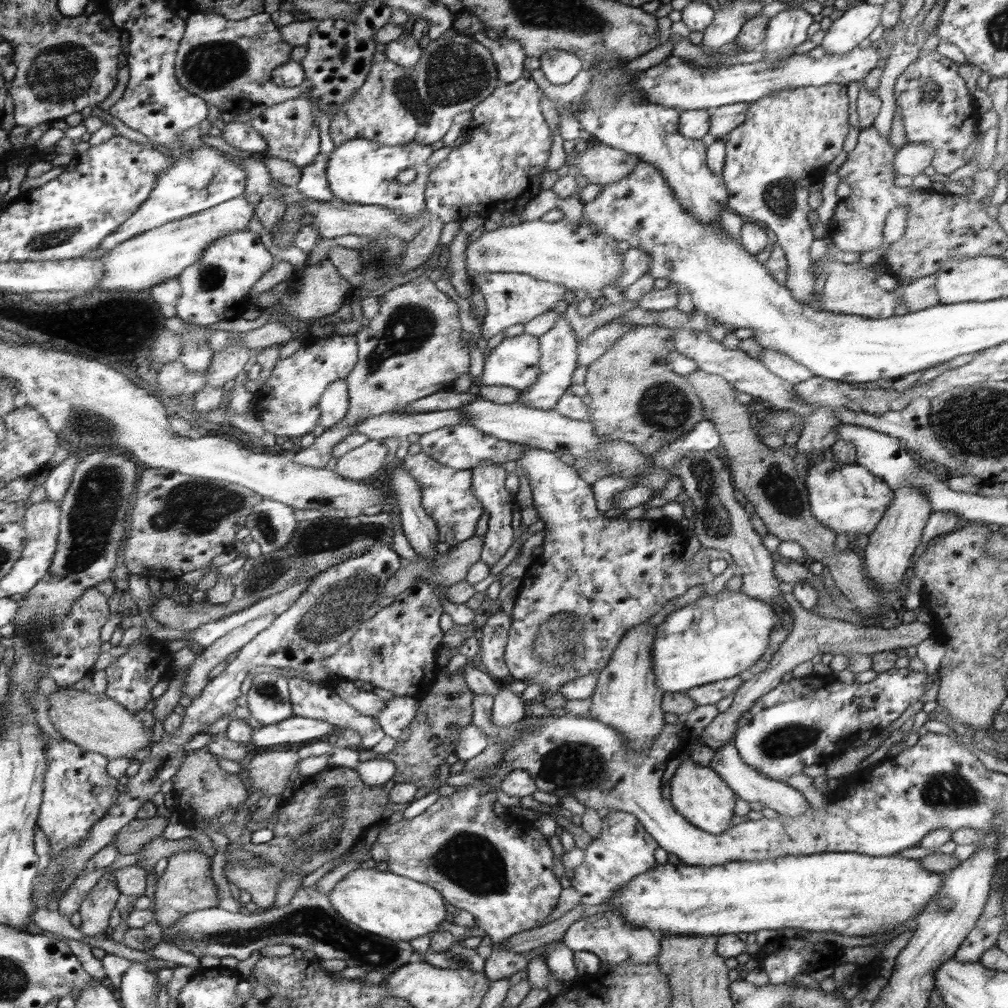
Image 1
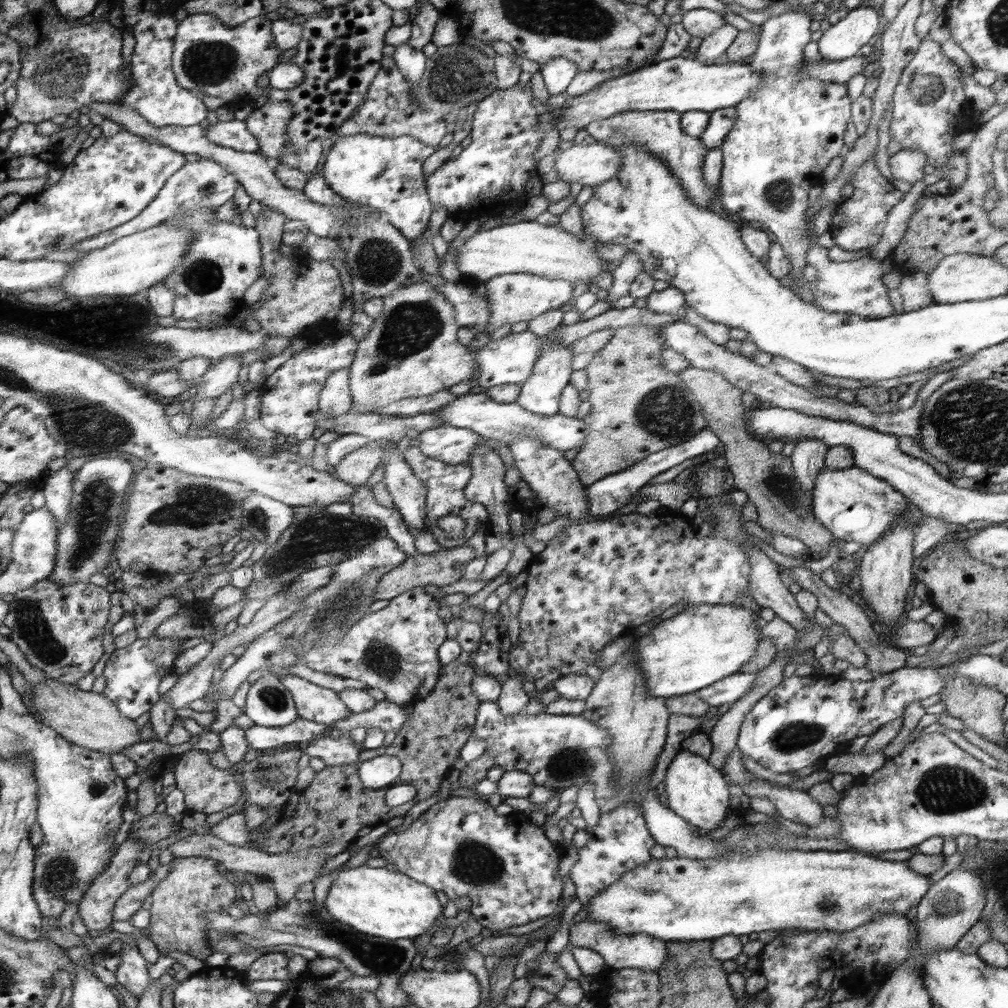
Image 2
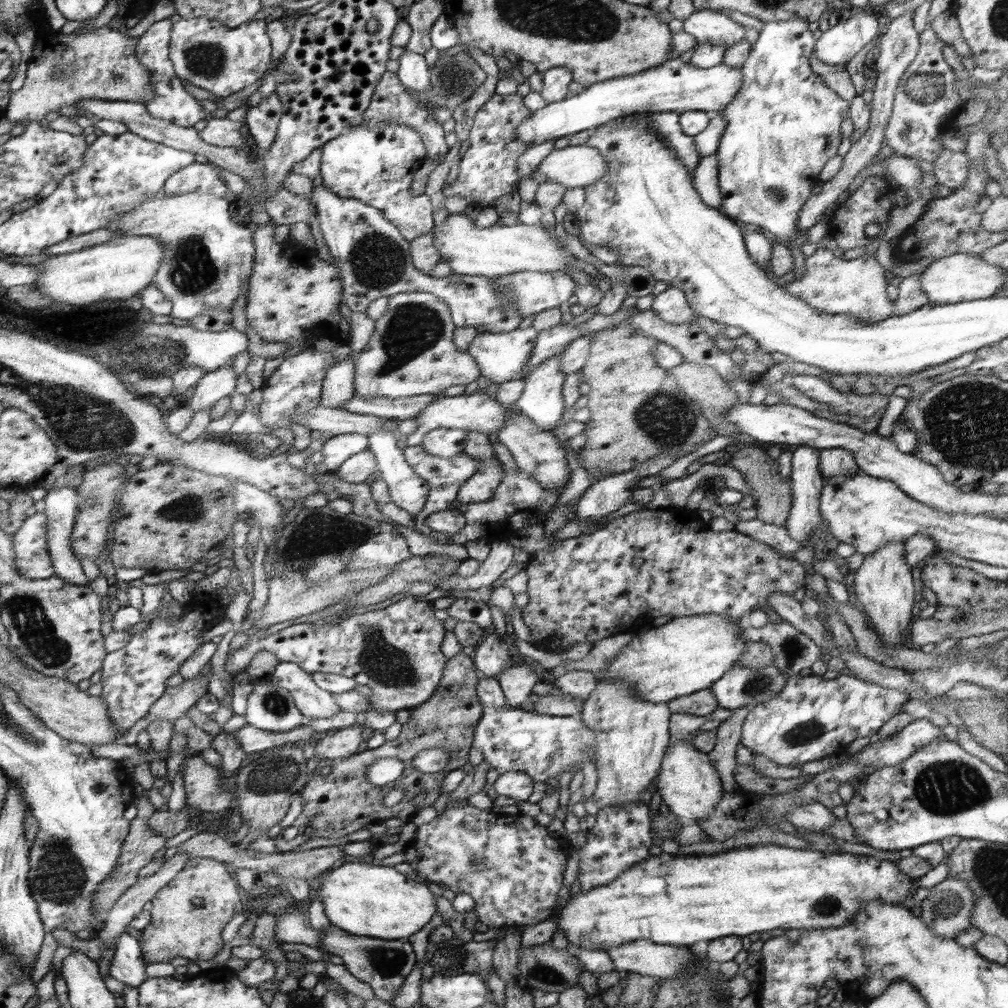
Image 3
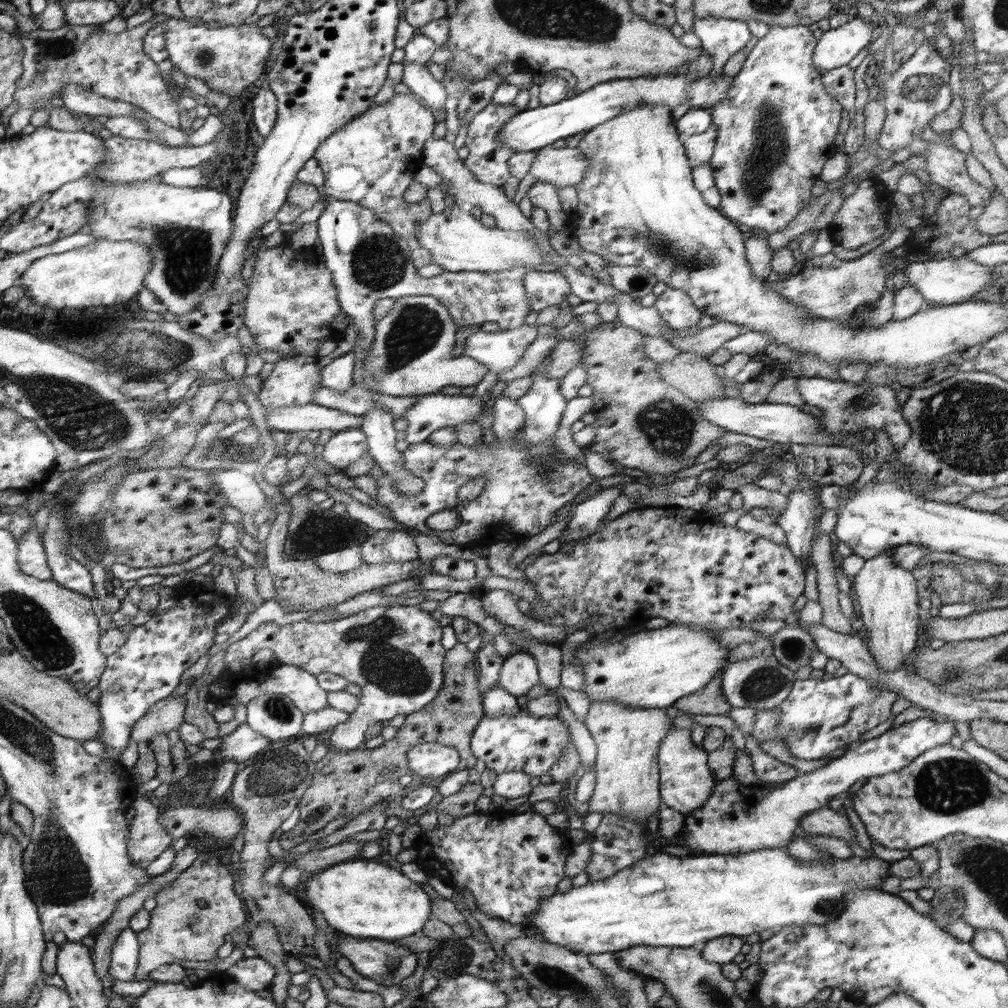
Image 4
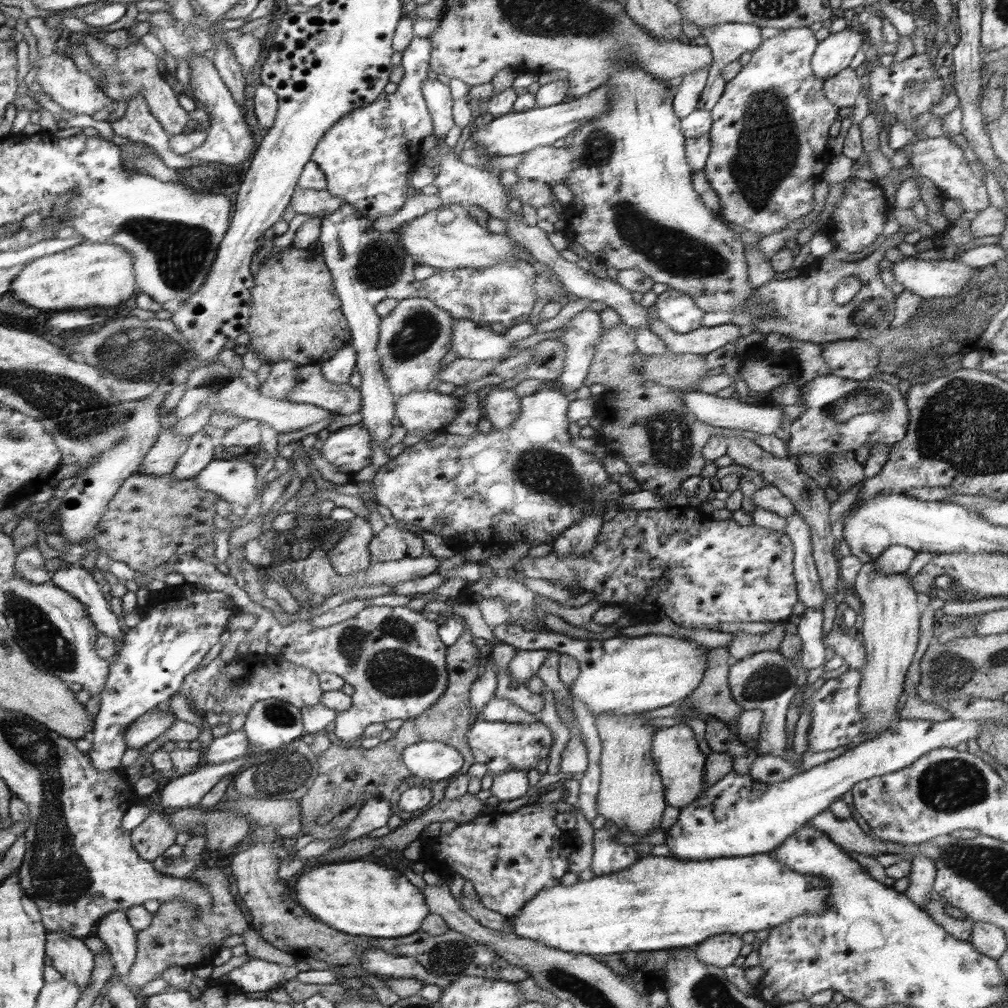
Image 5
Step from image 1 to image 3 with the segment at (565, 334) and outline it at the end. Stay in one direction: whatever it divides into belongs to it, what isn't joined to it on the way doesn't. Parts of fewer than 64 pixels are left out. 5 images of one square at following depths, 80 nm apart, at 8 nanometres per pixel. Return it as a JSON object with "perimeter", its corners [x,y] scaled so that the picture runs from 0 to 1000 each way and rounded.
{"perimeter":[[[550,352],[543,355],[519,376],[520,387],[518,393],[511,399],[511,403],[537,426],[547,427],[561,409],[558,384],[562,374],[563,371],[557,366],[557,353]]]}

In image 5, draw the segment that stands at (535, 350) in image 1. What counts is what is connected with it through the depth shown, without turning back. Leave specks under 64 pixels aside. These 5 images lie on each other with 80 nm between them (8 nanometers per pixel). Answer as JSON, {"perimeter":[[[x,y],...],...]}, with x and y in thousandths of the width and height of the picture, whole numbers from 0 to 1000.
{"perimeter":[[[451,316],[449,324],[449,347],[455,354],[475,358],[494,357],[510,345],[510,339],[531,331],[526,317],[517,319],[504,327],[478,325],[467,317]]]}

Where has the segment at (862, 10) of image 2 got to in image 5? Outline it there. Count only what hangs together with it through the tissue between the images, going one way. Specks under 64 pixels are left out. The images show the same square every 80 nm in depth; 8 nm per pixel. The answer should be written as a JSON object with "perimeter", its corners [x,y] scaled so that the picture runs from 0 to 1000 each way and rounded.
{"perimeter":[[[839,27],[834,32],[823,33],[812,43],[805,58],[808,75],[815,81],[843,65],[845,58],[859,42],[857,30]]]}

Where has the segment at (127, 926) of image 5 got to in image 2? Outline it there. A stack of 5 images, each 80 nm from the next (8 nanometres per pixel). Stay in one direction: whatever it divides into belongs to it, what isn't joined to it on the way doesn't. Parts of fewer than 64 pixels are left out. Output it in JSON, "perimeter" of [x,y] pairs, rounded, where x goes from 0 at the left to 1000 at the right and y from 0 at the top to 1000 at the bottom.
{"perimeter":[[[122,937],[119,947],[119,957],[114,964],[116,973],[131,986],[139,989],[146,982],[151,969],[147,965],[148,955],[141,949],[137,938]]]}

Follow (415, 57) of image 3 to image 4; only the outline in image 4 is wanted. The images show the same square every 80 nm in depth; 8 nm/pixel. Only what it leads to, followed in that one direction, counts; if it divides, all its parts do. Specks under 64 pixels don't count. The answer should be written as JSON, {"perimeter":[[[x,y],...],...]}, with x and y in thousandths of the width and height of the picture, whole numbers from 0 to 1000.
{"perimeter":[[[400,63],[399,83],[423,99],[429,107],[438,107],[443,99],[442,88],[419,63]]]}

